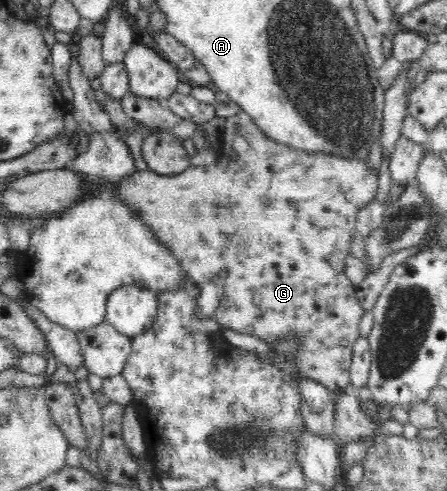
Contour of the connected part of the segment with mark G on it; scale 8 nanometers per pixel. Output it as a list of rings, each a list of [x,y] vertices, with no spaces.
[[[245,111],[226,118],[225,129],[220,133],[218,160],[205,167],[190,166],[186,171],[176,175],[160,175],[151,169],[136,170],[118,185],[114,186],[114,194],[123,201],[150,228],[156,239],[166,246],[170,253],[179,261],[182,270],[199,284],[208,283],[212,278],[223,275],[223,296],[213,320],[223,330],[229,329],[241,334],[248,334],[263,340],[273,346],[279,339],[294,338],[298,344],[298,354],[294,359],[298,368],[298,376],[323,384],[331,393],[338,392],[350,385],[349,370],[352,364],[352,353],[355,342],[360,338],[359,324],[364,316],[364,310],[355,297],[356,286],[347,278],[344,271],[345,259],[351,255],[351,235],[356,228],[358,212],[377,194],[377,171],[373,171],[367,161],[333,156],[323,152],[305,152],[293,149],[271,139],[261,131]]]

